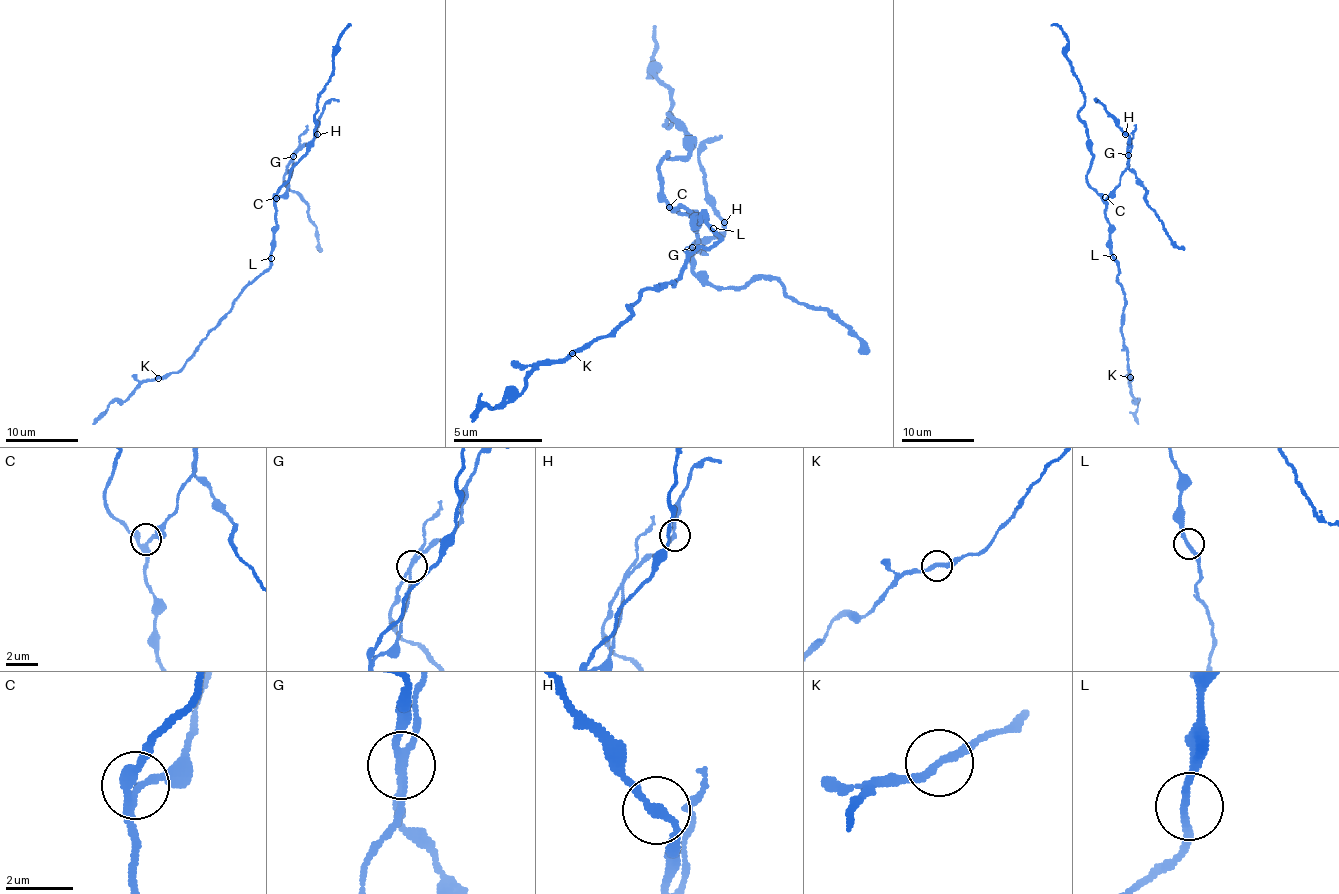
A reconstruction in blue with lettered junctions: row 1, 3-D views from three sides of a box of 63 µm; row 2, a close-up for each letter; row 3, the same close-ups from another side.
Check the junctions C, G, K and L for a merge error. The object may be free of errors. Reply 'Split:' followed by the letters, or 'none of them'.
Split: G

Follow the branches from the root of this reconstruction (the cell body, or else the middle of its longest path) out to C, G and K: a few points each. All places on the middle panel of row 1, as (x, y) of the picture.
C: (706, 223), (700, 224), (703, 219), (692, 219), (695, 215), (685, 211), (684, 206), (669, 207)
G: (706, 223), (692, 219), (695, 215), (684, 206), (672, 207), (688, 211), (693, 220), (700, 243), (691, 248)
K: (706, 223), (713, 223), (720, 236), (710, 245), (696, 245), (677, 284), (644, 288), (631, 318), (572, 353)

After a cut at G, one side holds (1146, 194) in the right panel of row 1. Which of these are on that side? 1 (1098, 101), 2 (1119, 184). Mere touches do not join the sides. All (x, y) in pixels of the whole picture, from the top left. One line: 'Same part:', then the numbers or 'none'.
Same part: 1

